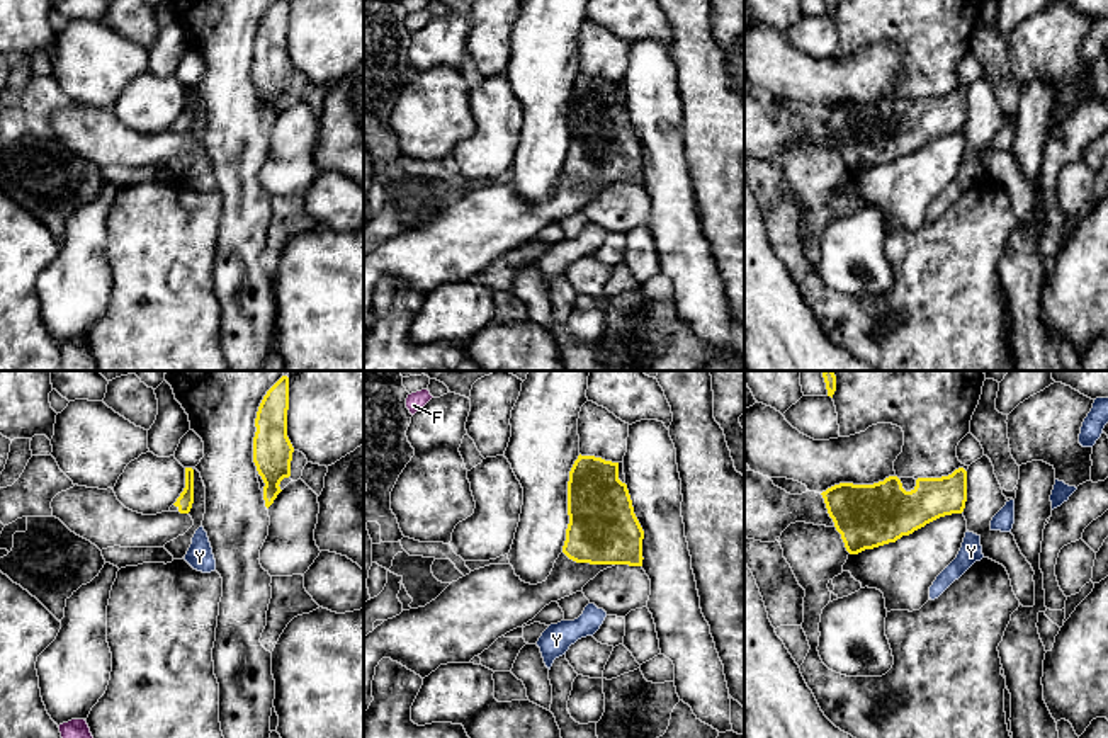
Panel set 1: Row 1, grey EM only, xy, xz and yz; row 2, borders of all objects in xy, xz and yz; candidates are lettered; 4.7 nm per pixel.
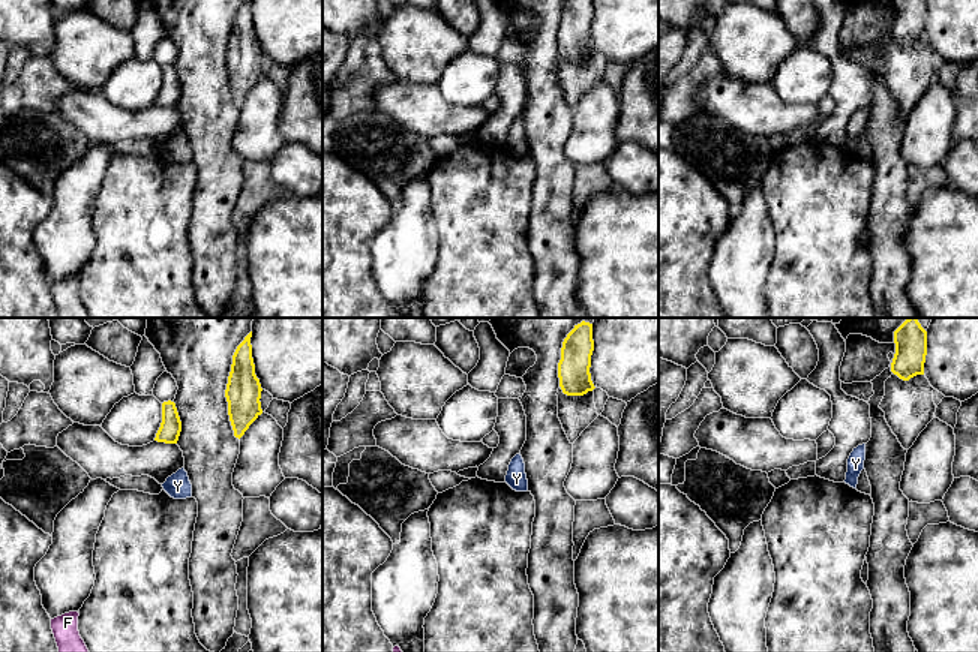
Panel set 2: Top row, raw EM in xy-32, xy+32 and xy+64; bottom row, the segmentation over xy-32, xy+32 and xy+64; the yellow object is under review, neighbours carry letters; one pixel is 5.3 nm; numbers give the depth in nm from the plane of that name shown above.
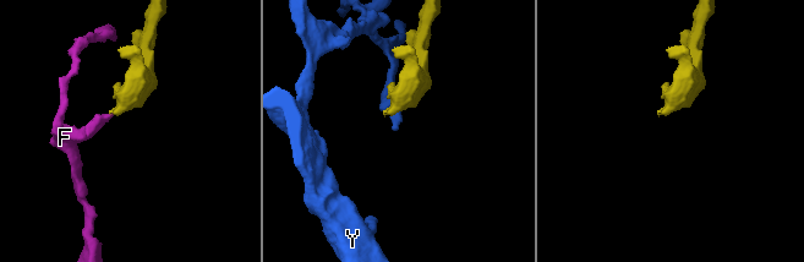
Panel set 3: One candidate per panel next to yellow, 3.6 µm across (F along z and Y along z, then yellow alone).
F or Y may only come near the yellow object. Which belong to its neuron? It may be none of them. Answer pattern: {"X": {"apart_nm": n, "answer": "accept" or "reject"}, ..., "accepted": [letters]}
{"F": {"apart_nm": 750, "answer": "accept"}, "Y": {"apart_nm": 90, "answer": "reject"}, "accepted": ["F"]}

